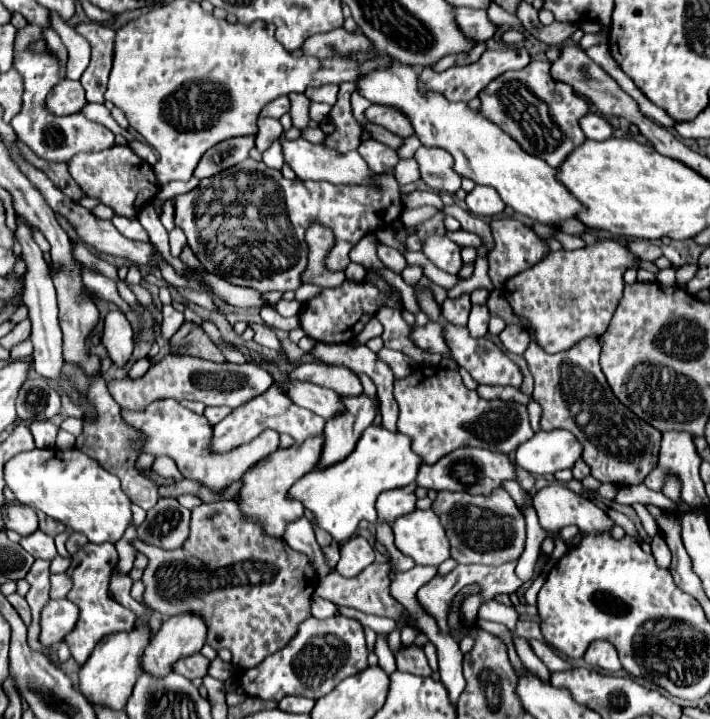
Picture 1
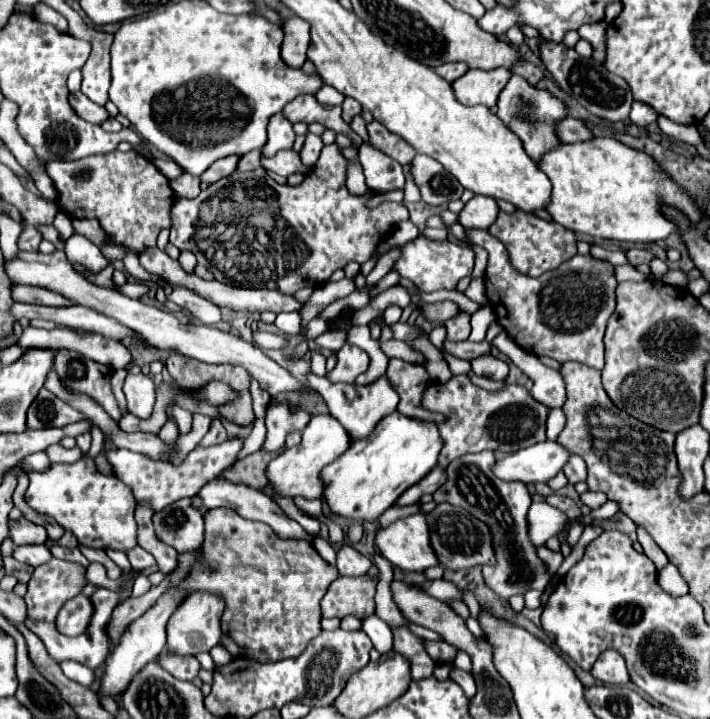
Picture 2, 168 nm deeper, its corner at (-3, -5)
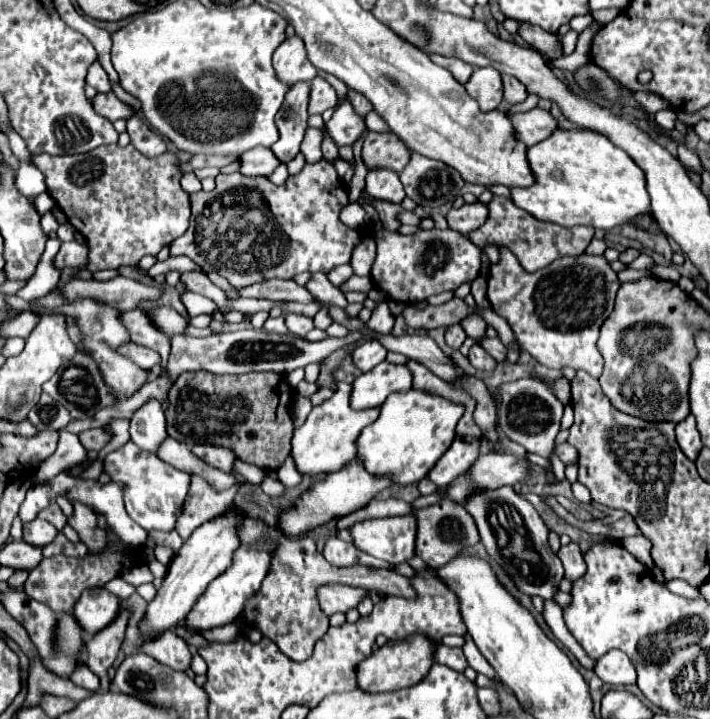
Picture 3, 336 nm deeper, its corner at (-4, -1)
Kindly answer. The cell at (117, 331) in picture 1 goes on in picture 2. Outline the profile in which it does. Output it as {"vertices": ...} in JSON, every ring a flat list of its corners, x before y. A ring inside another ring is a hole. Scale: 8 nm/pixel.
{"vertices":[[128,375,124,383,124,393,128,401,128,411,138,419,150,419,156,403,154,383,146,375]]}

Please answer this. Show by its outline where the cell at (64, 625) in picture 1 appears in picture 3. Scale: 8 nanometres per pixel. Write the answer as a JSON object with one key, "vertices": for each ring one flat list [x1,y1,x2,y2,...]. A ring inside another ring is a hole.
{"vertices":[[87,589,73,607,73,617,87,635,95,635,99,629,107,627,121,607,121,599,113,593,101,589]]}

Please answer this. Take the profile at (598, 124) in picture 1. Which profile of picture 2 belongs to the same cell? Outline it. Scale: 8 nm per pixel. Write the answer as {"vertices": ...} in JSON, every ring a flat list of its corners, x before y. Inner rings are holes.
{"vertices":[[564,117,558,125,556,125,556,135,562,143,576,143,576,141,586,141,592,139,594,135,586,129,586,125,580,119,574,117]]}

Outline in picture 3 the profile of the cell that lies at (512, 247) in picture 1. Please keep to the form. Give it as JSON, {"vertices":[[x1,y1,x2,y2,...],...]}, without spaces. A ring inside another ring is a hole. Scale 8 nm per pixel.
{"vertices":[[493,197,493,201,487,207,489,207,489,217,487,217,485,225,481,225,479,229,471,231,471,235,469,235,469,239,477,247,481,247,481,273,485,273,485,275,488,274,490,267,490,261,483,251,483,247,487,243,509,247,515,253,515,257,519,259,521,267,525,271,533,273,537,269,547,267,557,257,581,255,587,249,591,237,594,236,595,229,593,227,577,226,564,228,559,227,559,225,551,225,551,223,543,223,543,221,535,221,535,217,531,217,531,213,523,213,523,209,513,205,513,201,507,199,507,197]]}

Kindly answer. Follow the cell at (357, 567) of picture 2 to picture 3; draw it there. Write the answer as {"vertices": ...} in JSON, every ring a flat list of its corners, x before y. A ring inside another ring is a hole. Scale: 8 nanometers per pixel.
{"vertices":[[331,537,327,543,325,543,325,549,323,549,323,557,335,565,335,567,351,567,351,565,379,565,379,567,389,567,387,563,379,563,375,561,371,555,355,549,355,545,351,543,345,543,337,537]]}

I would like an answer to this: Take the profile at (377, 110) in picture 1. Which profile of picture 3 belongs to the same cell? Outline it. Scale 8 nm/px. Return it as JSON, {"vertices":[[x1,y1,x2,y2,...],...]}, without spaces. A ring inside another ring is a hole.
{"vertices":[[367,131,361,157,363,157,363,161,369,169,387,167,387,169,393,169,393,171,401,173,403,167,407,165,409,157,411,157,411,151,391,131,387,131,387,133]]}

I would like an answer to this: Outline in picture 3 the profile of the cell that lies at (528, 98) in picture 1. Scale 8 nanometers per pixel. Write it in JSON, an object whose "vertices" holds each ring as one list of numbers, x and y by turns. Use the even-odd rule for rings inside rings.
{"vertices":[[503,75,503,87,505,87,505,101,509,105,517,105,527,99,527,89,523,89,519,79,511,75]]}

